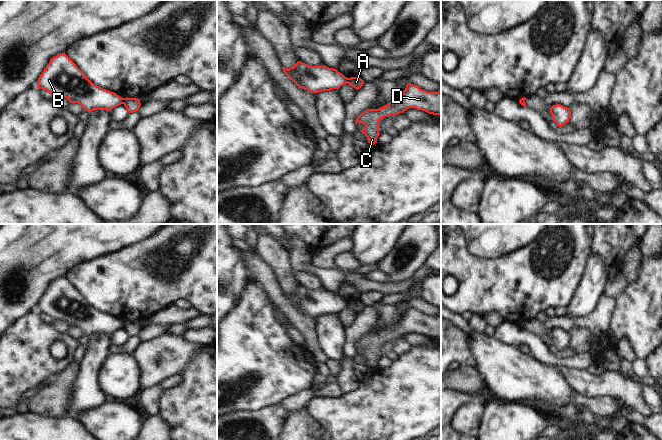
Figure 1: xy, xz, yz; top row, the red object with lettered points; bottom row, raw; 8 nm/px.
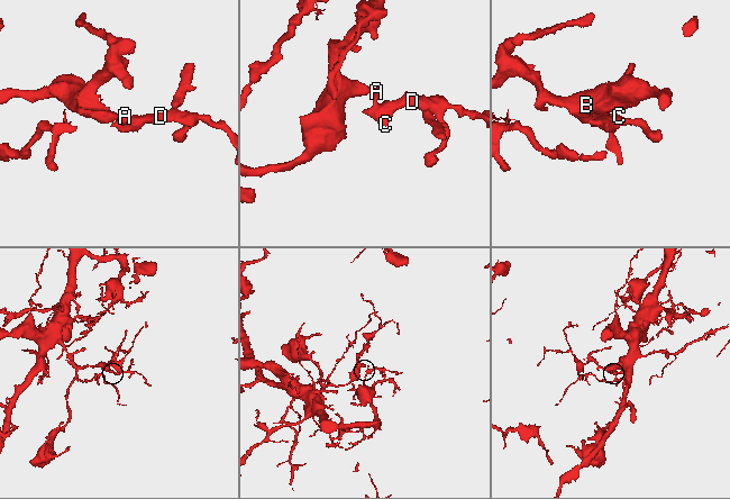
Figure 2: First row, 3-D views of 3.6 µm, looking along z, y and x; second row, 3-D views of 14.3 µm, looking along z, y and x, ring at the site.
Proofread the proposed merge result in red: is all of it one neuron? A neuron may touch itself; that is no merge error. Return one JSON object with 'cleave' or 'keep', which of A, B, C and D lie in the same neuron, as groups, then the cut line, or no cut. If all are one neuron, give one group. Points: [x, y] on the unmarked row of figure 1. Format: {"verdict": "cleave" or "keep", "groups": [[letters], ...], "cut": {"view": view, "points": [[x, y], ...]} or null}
{"verdict": "cleave", "groups": [["A", "C", "D"], ["B"]], "cut": {"view": "xy", "points": [[122, 322], [123, 327]]}}

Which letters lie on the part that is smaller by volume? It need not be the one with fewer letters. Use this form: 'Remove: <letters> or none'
Remove: A, C, D

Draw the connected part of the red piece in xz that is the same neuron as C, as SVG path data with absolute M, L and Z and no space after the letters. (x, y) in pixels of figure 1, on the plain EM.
M408 307L403 317L379 333L367 333L356 342L356 349L363 347L365 352L360 354L368 363L368 367L377 367L379 345L383 341L403 337L409 332L425 335L429 338L441 340L441 314L427 316L418 310Z

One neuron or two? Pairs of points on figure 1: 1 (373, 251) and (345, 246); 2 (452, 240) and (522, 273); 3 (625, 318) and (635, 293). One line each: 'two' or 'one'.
1: two
2: one
3: one

